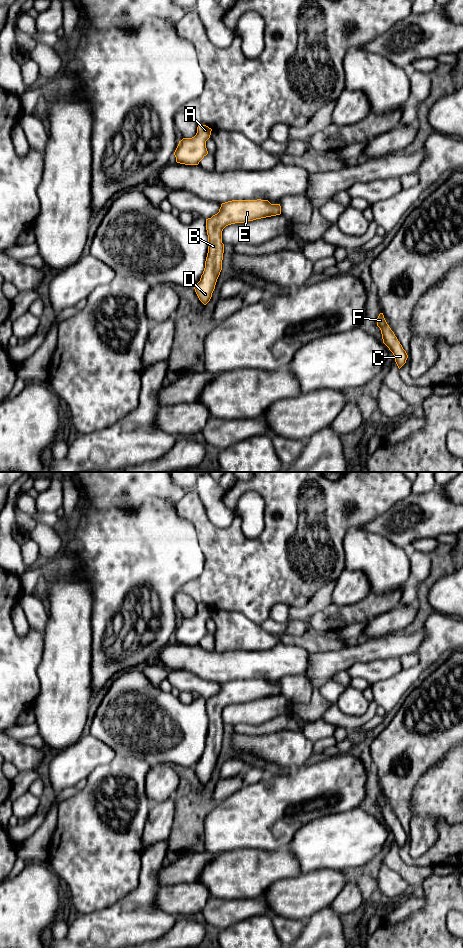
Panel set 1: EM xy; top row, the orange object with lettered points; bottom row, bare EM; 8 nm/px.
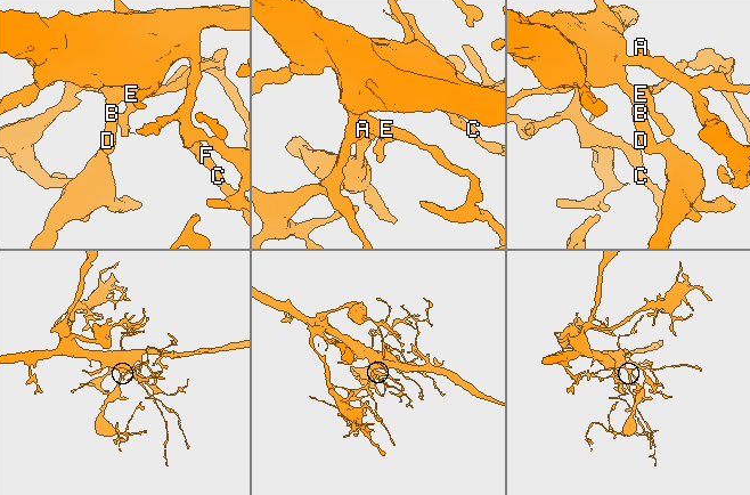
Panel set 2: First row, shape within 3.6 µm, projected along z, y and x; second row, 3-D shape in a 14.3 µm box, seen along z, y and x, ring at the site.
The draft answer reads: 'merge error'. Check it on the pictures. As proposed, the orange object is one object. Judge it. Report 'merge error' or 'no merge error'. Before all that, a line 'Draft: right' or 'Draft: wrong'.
Draft: wrong
no merge error

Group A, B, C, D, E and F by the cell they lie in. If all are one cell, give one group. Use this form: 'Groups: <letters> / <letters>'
Groups: A B C D E F

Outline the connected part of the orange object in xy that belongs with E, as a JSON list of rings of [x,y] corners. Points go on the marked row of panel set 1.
[[[232,200],[222,203],[219,212],[206,219],[208,253],[200,281],[194,285],[195,292],[204,305],[210,301],[222,270],[223,229],[231,224],[244,223],[280,214],[280,204],[271,204],[268,200]]]

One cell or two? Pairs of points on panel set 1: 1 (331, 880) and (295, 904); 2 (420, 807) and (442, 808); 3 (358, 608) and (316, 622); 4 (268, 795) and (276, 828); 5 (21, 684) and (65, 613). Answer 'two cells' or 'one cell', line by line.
1: one cell
2: one cell
3: one cell
4: one cell
5: two cells

